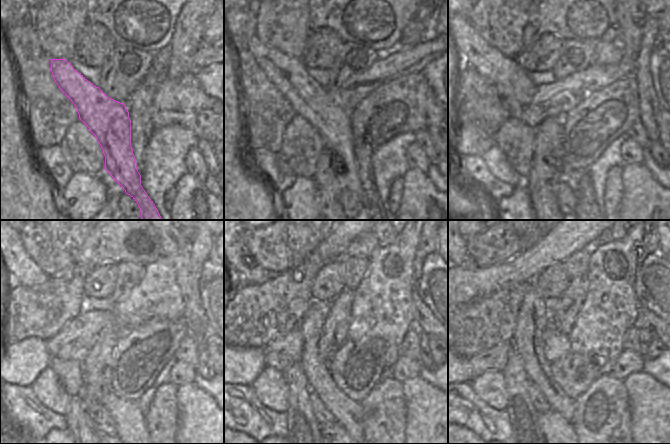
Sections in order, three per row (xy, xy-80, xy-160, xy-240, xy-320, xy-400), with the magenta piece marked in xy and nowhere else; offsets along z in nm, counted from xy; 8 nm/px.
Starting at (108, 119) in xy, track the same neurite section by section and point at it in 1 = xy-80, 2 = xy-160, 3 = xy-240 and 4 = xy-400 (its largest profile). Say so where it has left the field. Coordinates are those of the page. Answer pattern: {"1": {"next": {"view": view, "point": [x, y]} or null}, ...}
{"1": {"next": {"view": "xy-80", "point": [309, 100]}}, "2": {"next": {"view": "xy-160", "point": [514, 86]}}, "3": {"next": {"view": "xy-240", "point": [20, 268]}}, "4": {"next": {"view": "xy-400", "point": [468, 263]}}}

